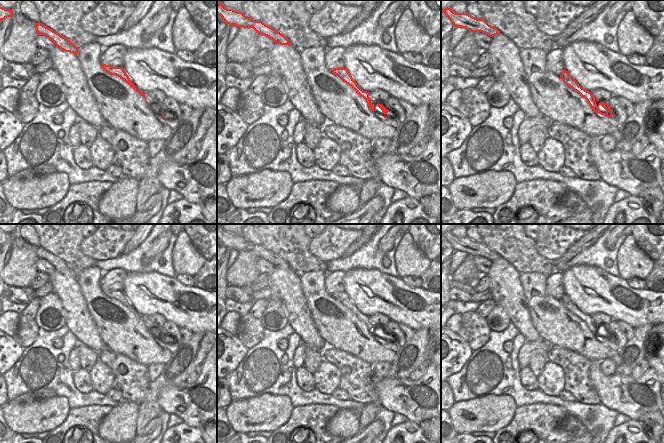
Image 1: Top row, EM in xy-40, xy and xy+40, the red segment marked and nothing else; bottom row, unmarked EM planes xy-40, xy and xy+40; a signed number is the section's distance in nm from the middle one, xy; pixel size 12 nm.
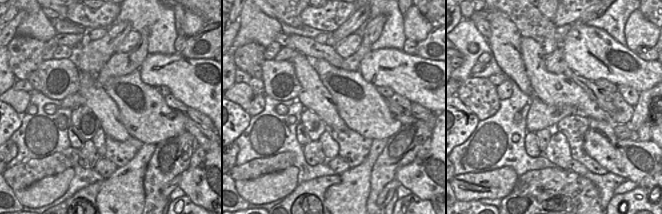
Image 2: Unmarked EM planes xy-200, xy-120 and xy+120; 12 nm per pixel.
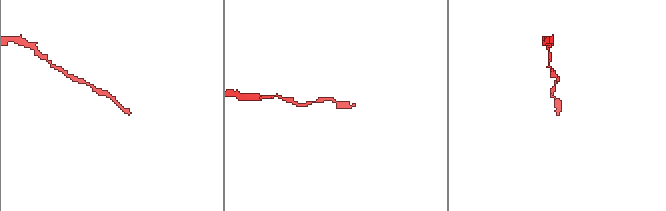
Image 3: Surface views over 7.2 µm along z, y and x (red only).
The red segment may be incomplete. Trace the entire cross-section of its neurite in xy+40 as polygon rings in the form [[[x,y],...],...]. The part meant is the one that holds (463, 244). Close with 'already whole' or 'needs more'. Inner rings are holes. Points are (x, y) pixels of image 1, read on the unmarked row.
[[[450,232],[442,234],[454,251],[466,252],[471,256],[482,256],[490,261],[500,257],[500,255],[489,249],[484,243],[477,243],[467,237],[455,237]]]; already whole

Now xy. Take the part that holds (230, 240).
[[[222,228],[217,229],[217,238],[222,241],[226,248],[235,249],[238,252],[253,252],[258,259],[265,259],[272,263],[275,268],[290,269],[289,264],[277,254],[266,249],[261,244],[255,245],[245,240],[242,236],[227,233]]]; already whole

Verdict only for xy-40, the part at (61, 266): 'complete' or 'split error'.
complete

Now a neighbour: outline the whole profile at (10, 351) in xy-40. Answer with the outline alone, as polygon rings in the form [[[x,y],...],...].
[[[0,330],[0,376],[13,367],[21,357],[24,348],[11,337]]]

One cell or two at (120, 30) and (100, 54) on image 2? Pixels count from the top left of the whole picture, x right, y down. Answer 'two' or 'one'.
one

